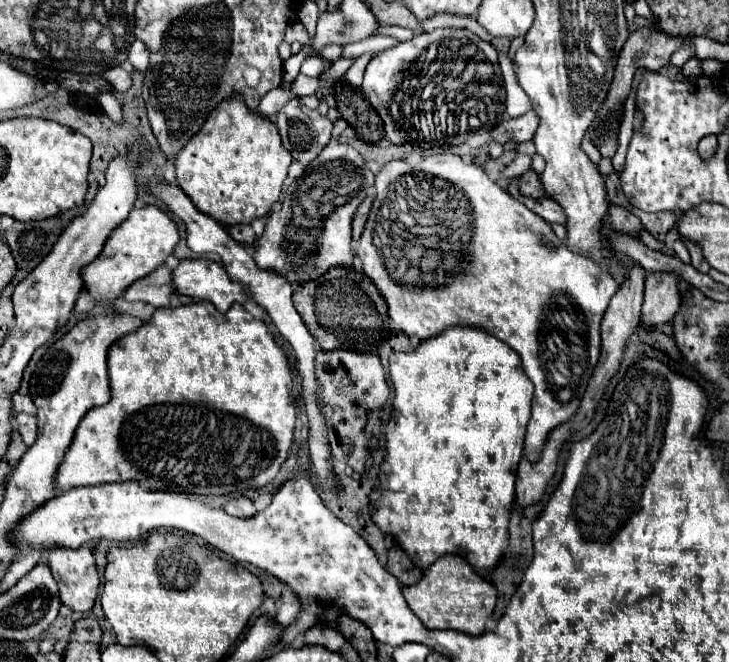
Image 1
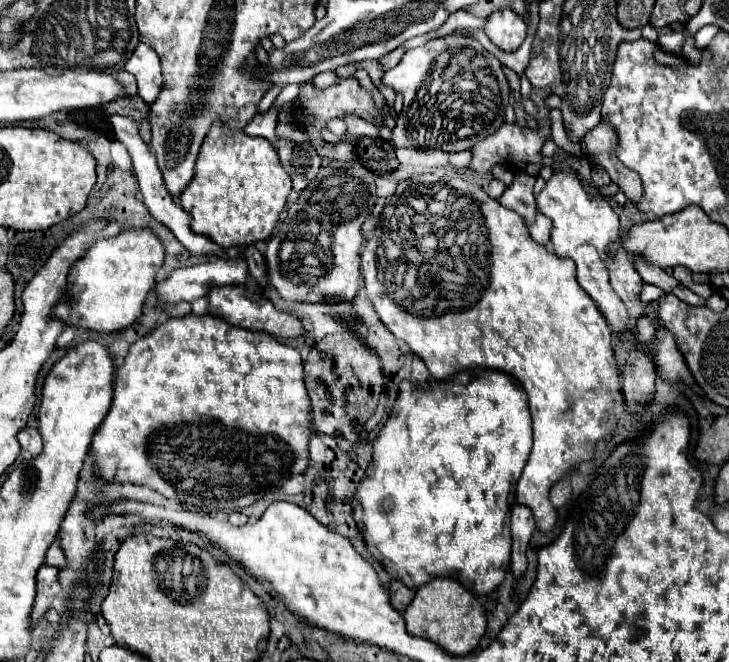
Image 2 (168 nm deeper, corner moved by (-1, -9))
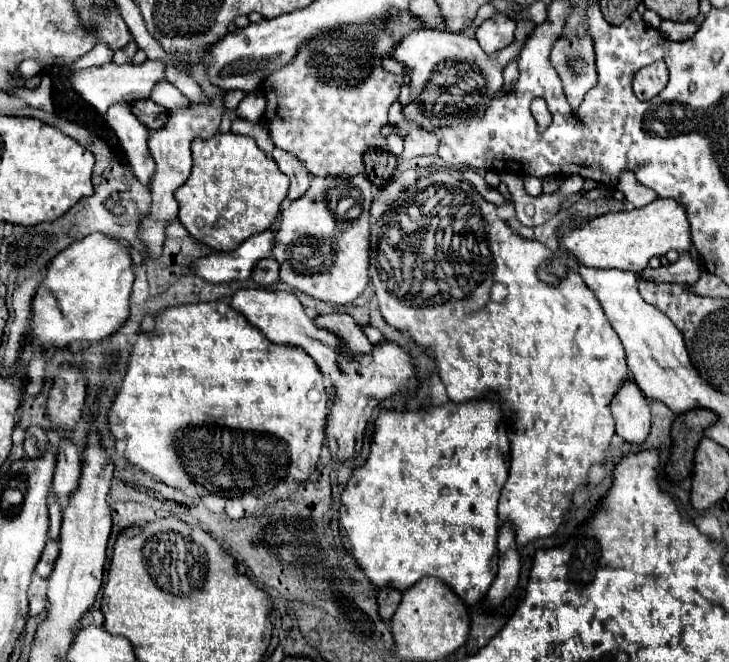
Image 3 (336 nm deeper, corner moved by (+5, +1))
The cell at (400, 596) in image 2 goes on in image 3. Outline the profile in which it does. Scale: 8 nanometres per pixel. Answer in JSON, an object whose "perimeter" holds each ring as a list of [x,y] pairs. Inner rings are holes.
{"perimeter":[[[382,588],[382,590],[378,590],[378,594],[376,594],[376,600],[378,600],[378,614],[380,614],[380,618],[386,622],[386,620],[390,620],[392,618],[392,614],[396,612],[396,608],[398,608],[398,604],[400,604],[400,598],[402,598],[402,594],[400,592],[396,592],[394,588]]]}

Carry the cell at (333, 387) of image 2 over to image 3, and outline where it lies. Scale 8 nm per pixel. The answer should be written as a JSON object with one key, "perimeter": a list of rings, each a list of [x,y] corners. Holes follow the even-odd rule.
{"perimeter":[[[342,312],[324,314],[324,316],[316,316],[314,322],[320,328],[328,328],[328,330],[336,332],[344,340],[344,348],[350,354],[368,354],[368,352],[372,352],[372,344],[364,336],[362,326],[358,326],[356,320],[350,314],[342,314]]]}

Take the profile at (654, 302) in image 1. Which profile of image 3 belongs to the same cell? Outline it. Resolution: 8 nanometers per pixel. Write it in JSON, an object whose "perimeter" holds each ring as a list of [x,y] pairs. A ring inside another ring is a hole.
{"perimeter":[[[634,382],[624,384],[612,400],[616,434],[628,444],[642,444],[650,432],[650,406]]]}

